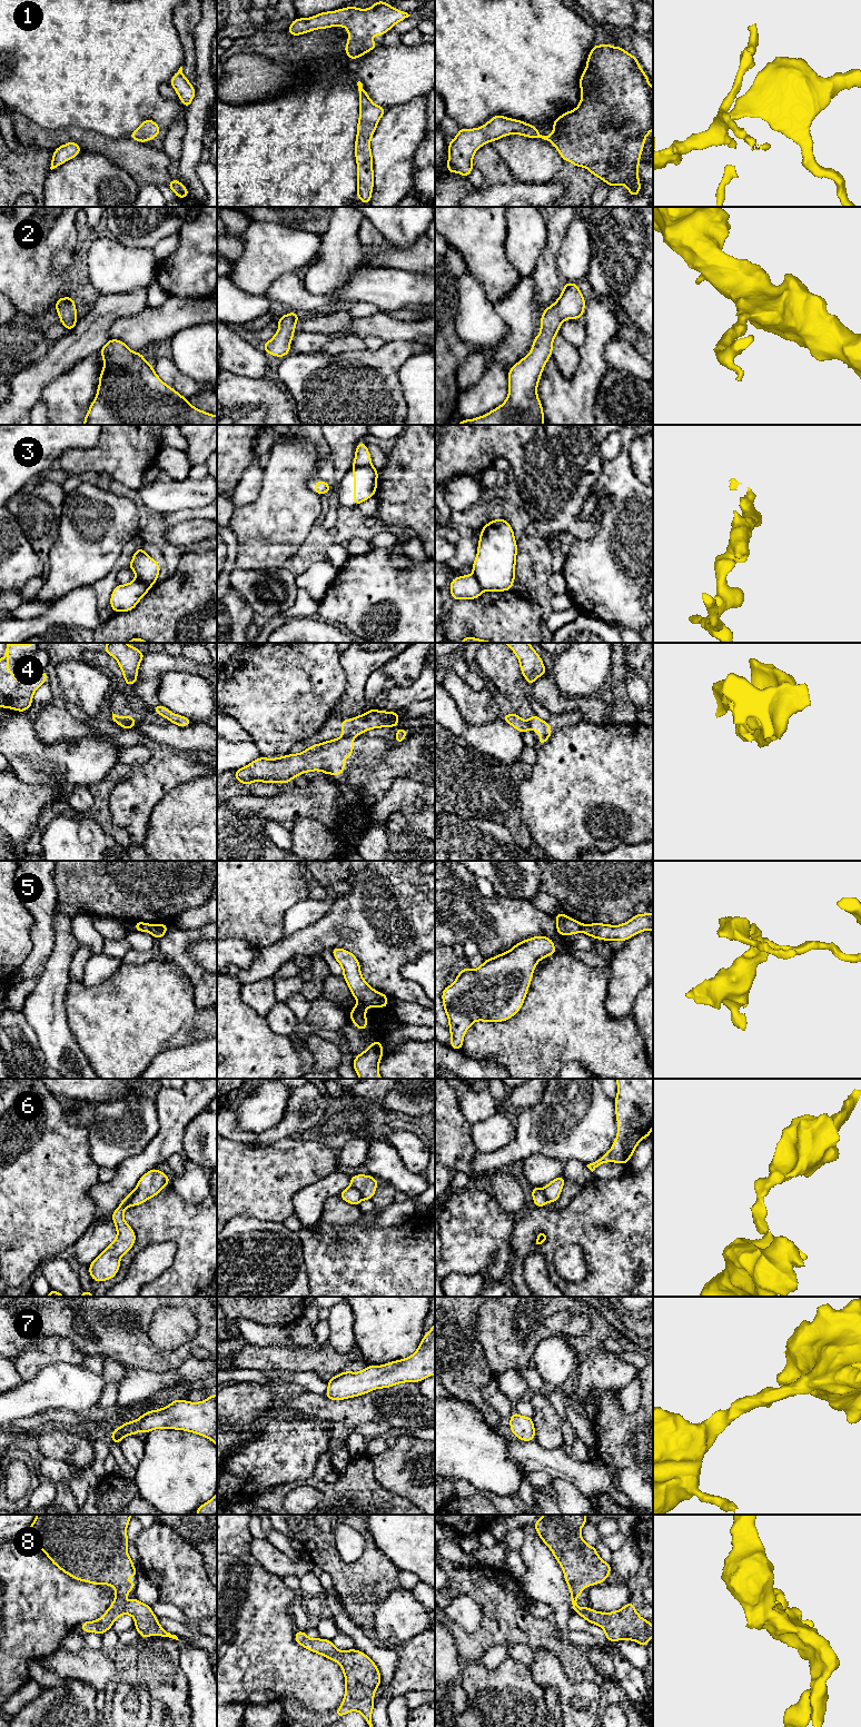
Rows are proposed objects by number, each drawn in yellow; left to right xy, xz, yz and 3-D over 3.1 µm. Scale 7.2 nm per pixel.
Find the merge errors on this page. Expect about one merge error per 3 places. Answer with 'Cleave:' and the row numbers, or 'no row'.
Cleave: 3, 4, 5, 6

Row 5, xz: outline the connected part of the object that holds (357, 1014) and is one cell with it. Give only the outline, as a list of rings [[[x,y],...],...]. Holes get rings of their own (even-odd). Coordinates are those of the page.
[[[357,1002],[357,1004],[350,1010],[349,1018],[355,1028],[362,1031],[367,1029],[366,1006],[362,1003]]]

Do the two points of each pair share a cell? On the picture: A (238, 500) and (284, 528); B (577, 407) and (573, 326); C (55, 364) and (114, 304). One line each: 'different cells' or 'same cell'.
A: different cells
B: different cells
C: same cell

